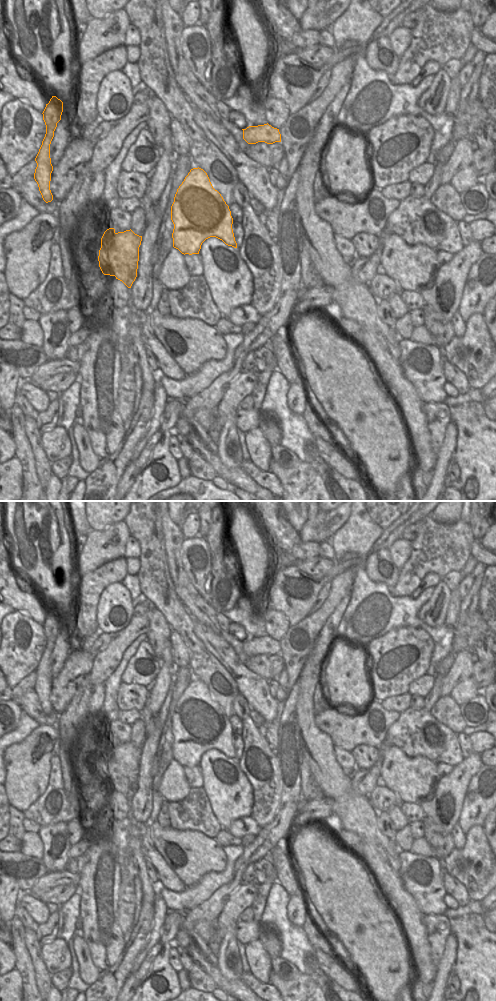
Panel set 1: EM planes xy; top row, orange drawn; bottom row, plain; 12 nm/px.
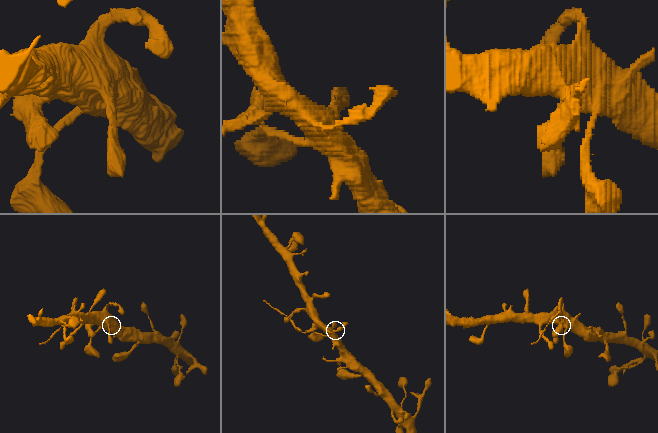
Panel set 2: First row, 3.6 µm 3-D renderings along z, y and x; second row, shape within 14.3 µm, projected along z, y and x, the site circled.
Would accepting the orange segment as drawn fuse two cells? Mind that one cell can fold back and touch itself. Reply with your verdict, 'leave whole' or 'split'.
split

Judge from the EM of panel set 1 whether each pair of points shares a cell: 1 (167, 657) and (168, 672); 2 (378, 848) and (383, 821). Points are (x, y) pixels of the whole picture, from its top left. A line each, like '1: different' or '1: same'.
1: different
2: different

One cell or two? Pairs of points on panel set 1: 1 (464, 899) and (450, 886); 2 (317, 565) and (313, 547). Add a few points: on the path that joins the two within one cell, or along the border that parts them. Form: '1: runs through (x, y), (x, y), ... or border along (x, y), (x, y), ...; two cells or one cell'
1: runs through (461, 896), (453, 888); one cell
2: border along (318, 555), (296, 561); two cells

